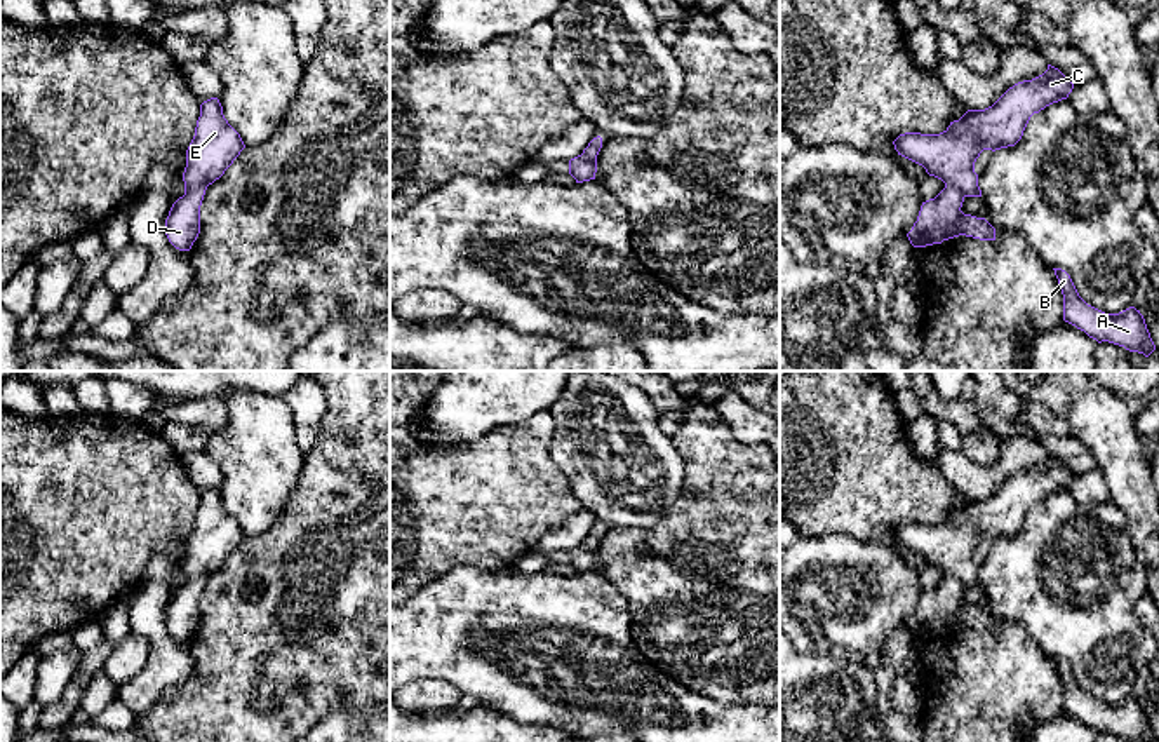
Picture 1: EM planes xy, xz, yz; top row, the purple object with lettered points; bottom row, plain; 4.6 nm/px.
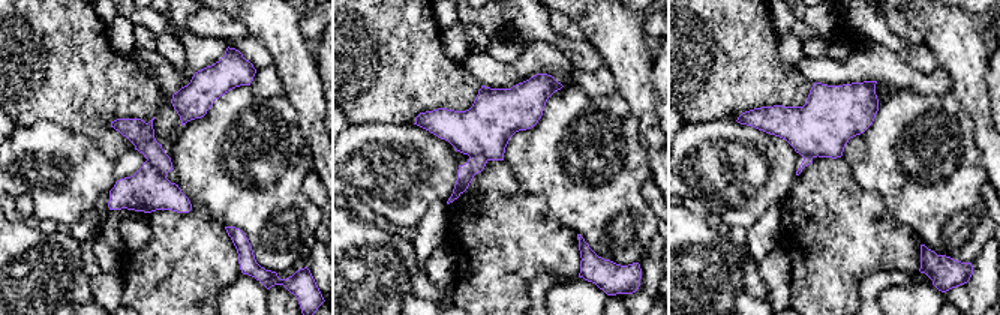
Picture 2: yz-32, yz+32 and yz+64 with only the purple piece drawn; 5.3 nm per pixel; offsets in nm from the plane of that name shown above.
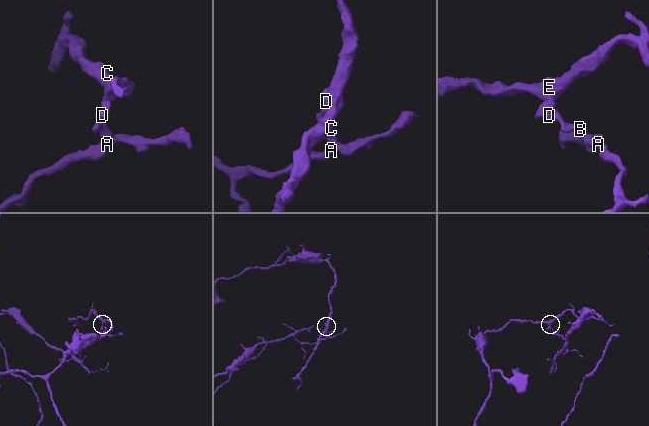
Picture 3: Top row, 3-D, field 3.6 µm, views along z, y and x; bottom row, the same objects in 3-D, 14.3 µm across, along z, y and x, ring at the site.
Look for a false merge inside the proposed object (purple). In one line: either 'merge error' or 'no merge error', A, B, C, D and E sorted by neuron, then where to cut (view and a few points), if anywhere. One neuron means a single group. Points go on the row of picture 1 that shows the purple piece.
merge error; A B D / C E; cut in xy along (206, 185), (197, 185), (185, 194)

